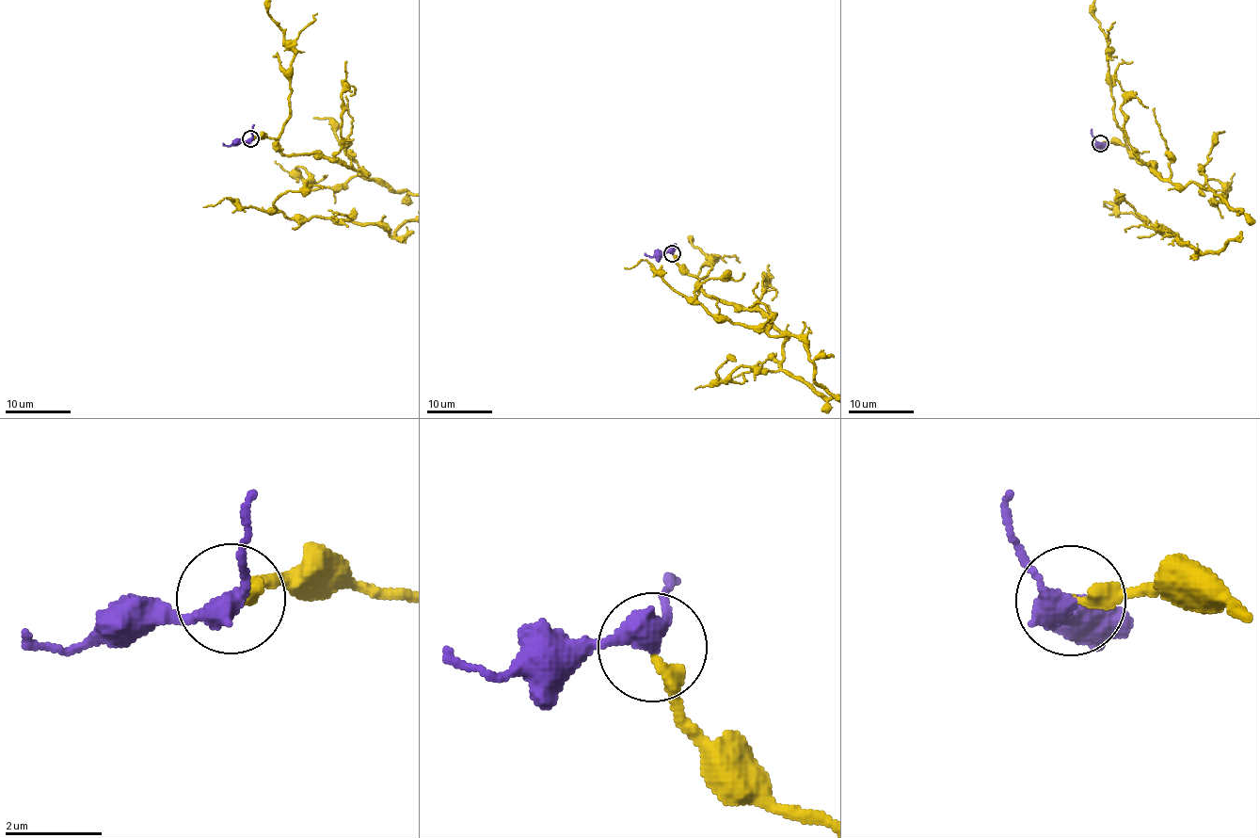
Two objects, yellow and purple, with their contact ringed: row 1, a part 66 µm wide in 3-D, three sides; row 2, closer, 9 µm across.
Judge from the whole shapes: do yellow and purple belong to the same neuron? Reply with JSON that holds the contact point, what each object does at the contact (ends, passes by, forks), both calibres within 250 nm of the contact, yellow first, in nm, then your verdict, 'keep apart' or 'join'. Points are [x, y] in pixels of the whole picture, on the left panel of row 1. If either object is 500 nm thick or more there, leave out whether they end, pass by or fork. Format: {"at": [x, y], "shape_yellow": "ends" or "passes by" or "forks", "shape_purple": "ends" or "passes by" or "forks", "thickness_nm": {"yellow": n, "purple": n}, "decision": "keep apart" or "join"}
{"at": [250, 138], "shape_yellow": "ends", "shape_purple": "passes by", "thickness_nm": {"yellow": 280, "purple": 380}, "decision": "join"}

